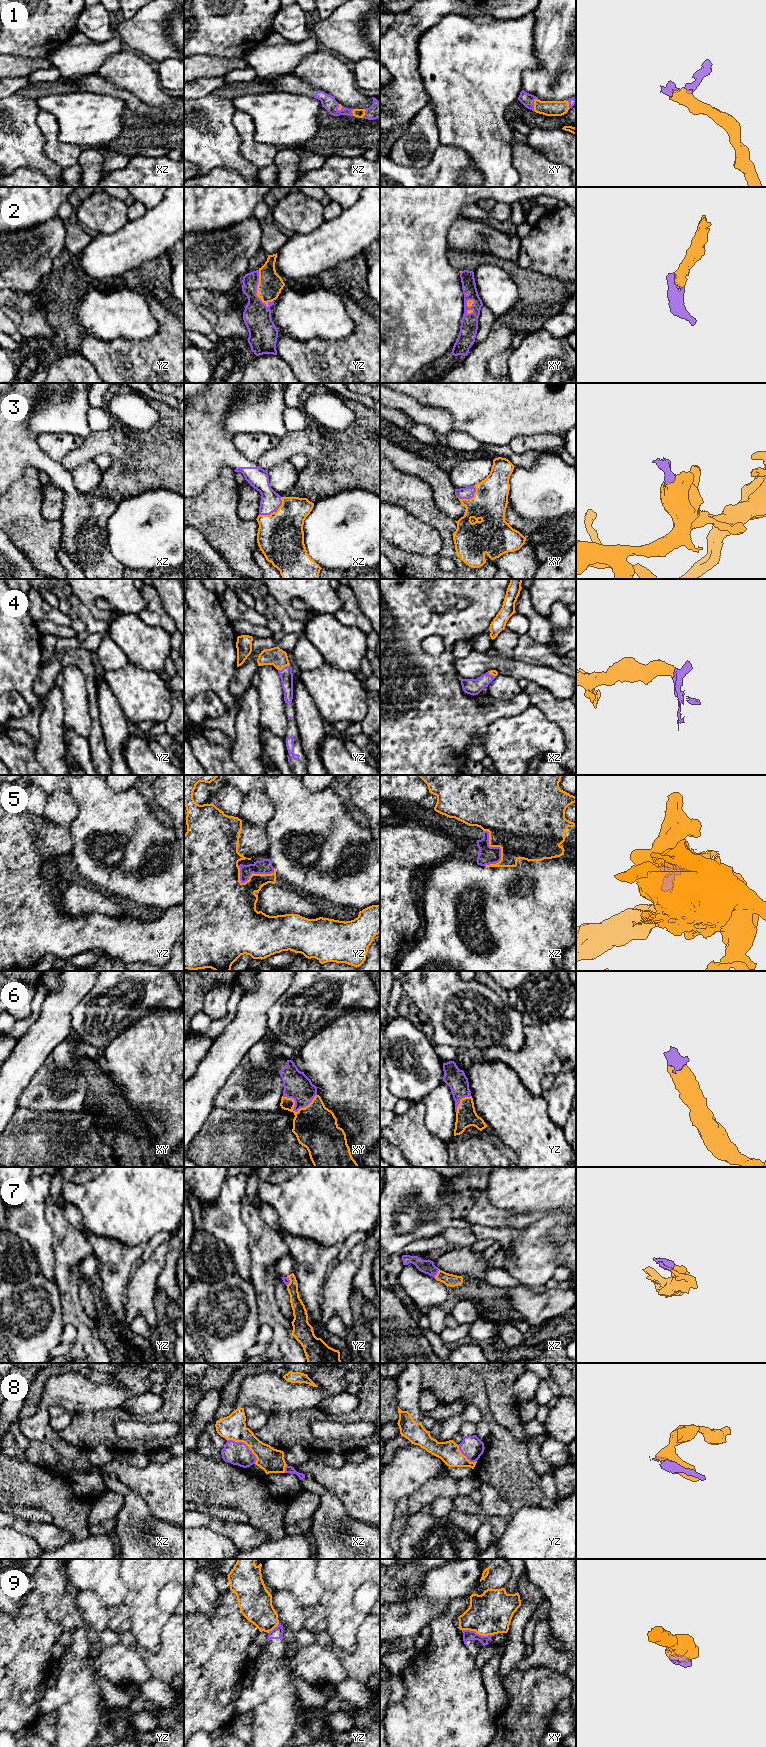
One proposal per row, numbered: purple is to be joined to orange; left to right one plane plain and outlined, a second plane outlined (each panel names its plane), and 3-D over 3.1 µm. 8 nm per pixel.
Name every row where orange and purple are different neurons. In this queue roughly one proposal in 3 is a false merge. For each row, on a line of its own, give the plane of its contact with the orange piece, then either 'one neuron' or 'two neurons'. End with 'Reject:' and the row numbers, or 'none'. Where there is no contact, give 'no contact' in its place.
1: xy | one neuron
2: yz | one neuron
3: xz | one neuron
4: yz | one neuron
5: xz | two neurons
6: xy | one neuron
7: xz | one neuron
8: xz | two neurons
9: xy | one neuron
Reject: 5, 8

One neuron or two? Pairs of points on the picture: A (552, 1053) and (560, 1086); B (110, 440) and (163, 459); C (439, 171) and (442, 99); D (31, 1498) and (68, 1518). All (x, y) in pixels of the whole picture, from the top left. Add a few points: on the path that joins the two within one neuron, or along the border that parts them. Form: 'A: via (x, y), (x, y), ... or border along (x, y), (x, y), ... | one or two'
A: border along (565, 1071), (560, 1071), (555, 1075) | two
B: via (123, 445), (139, 459), (150, 459) | one
C: border along (440, 143), (454, 145), (463, 150) | two
D: via (40, 1498), (48, 1498), (59, 1509) | one

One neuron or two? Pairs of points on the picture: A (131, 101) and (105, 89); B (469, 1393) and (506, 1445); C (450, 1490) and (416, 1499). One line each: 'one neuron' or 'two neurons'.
A: one neuron
B: one neuron
C: one neuron

